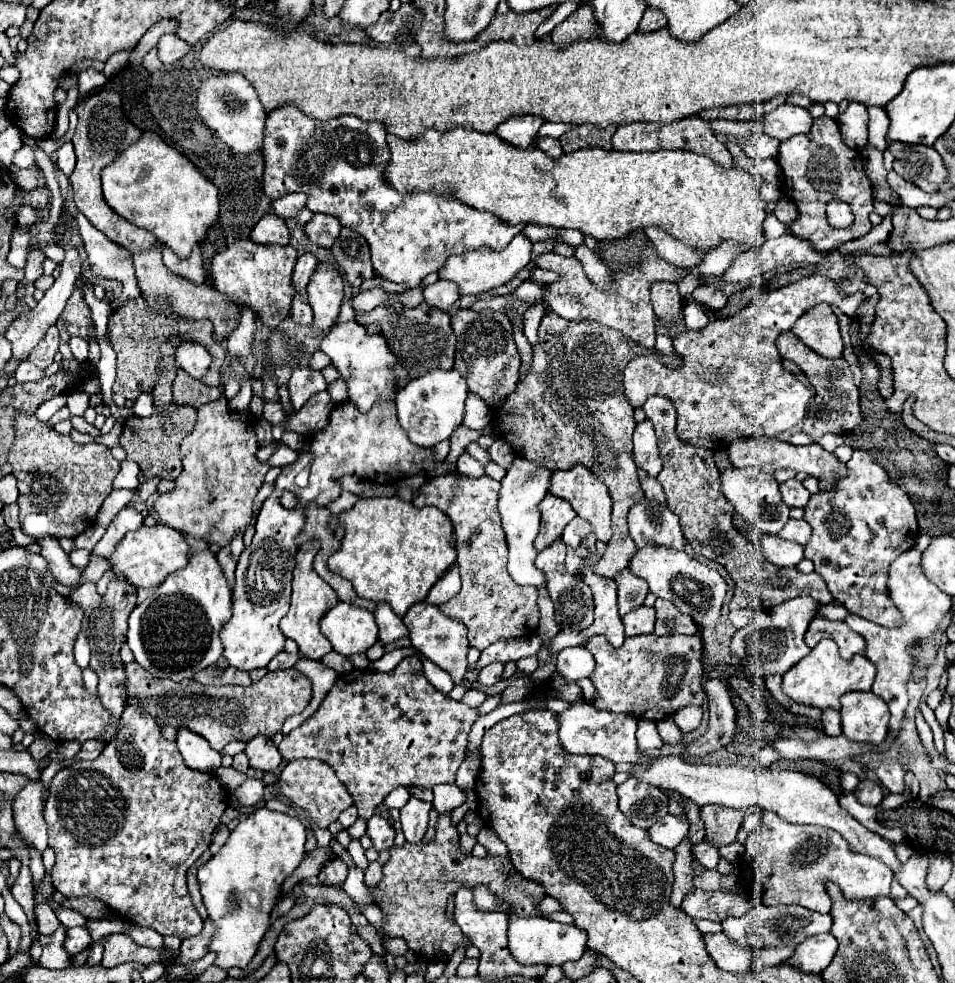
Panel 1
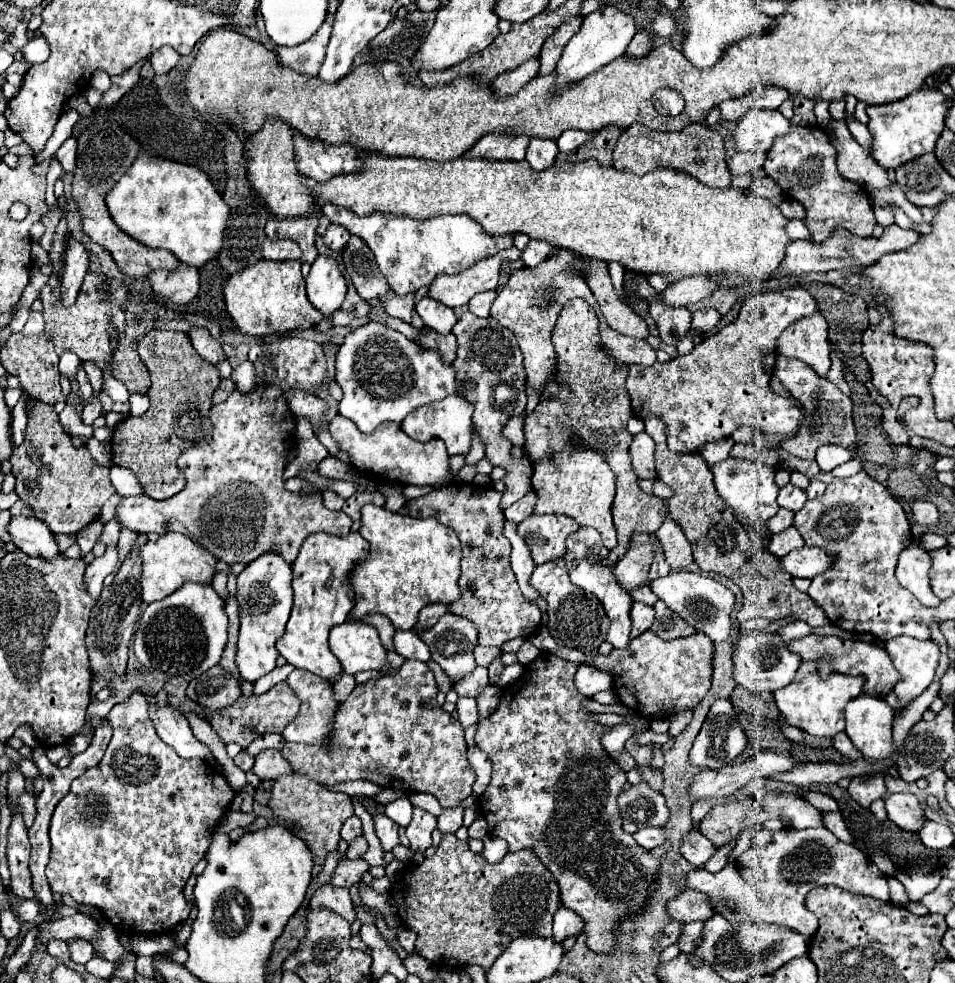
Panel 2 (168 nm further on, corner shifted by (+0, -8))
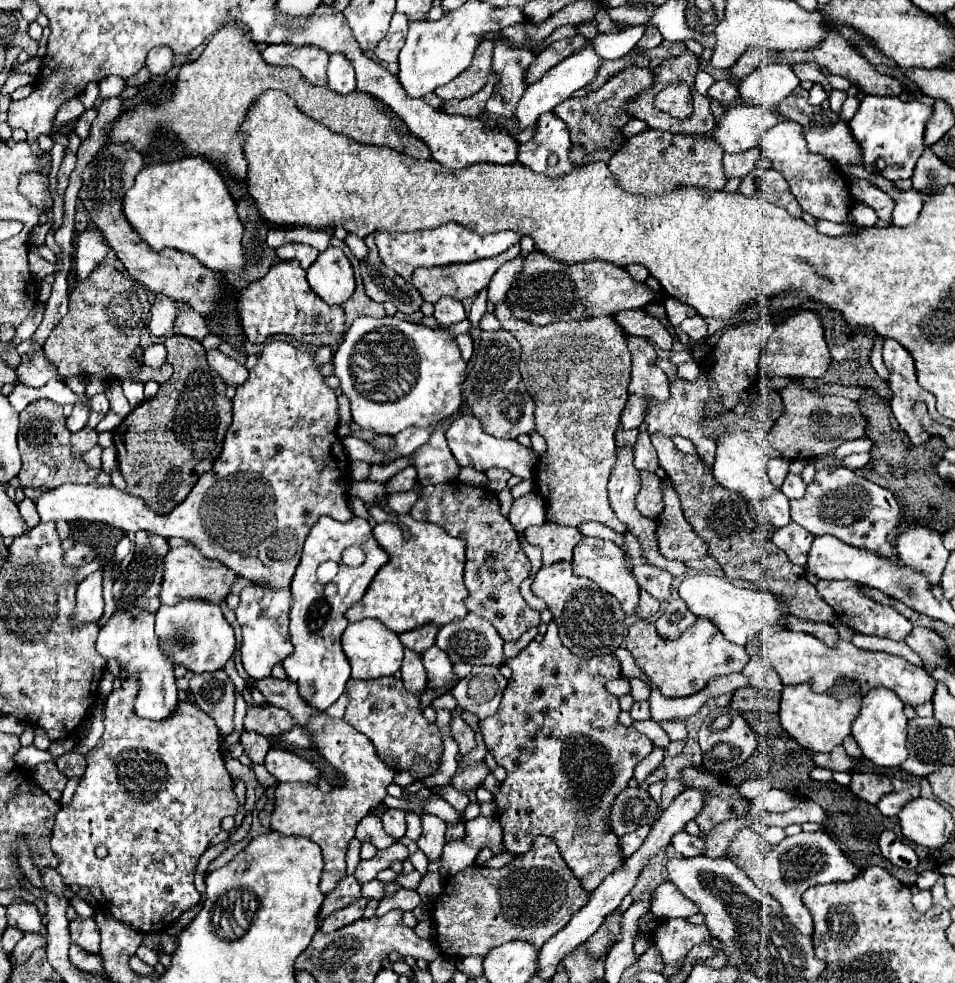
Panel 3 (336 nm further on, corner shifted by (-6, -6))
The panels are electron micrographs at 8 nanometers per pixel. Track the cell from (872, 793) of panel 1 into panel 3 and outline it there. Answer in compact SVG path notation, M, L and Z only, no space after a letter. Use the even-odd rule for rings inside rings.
M854 772L852 774L852 782L850 782L850 790L866 800L868 804L878 804L878 800L892 792L892 780L888 776L880 776L880 774L862 774L862 772Z

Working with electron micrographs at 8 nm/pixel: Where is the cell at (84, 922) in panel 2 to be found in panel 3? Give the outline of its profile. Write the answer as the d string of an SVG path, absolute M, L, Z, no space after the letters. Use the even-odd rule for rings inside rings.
M24 934L24 938L10 952L10 958L14 960L14 964L24 964L30 958L32 950L40 946L46 946L44 938L36 938L36 934Z

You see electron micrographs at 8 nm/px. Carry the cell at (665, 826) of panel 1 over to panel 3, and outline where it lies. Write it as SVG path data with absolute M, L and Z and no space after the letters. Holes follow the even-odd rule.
M640 826L640 830L636 830L636 832L632 832L632 834L624 834L624 836L620 838L620 850L622 850L624 858L632 856L634 850L638 850L638 848L642 846L644 838L648 836L648 832L650 832L650 826Z

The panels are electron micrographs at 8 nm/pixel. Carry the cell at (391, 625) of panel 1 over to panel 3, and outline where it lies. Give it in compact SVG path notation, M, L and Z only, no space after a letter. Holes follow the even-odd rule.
M432 646L422 654L422 662L428 674L428 688L438 694L450 692L458 678L454 674L454 664L450 662L448 654L438 646Z

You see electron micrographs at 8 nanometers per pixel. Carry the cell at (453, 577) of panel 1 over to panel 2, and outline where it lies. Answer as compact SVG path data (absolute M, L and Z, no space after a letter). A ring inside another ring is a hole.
M430 604L430 606L424 606L420 610L420 618L418 618L418 624L414 626L414 632L422 630L422 628L430 628L438 622L440 616L444 616L448 612L448 606L446 604Z

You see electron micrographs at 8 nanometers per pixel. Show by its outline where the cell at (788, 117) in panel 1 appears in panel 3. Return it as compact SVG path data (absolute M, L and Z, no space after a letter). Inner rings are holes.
M732 106L728 108L714 128L716 142L724 152L744 152L760 144L764 130L772 128L778 116L764 106Z

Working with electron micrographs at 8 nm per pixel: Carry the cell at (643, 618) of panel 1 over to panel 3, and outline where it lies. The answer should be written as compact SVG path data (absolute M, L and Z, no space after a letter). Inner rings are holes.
M640 590L640 602L638 602L638 608L636 608L636 616L646 620L650 616L654 616L660 608L660 602L656 602L646 590Z

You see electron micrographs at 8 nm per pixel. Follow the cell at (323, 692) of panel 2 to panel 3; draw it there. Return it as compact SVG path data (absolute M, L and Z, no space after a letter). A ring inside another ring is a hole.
M320 712L310 718L306 726L312 740L318 744L318 750L324 754L330 766L336 768L340 784L334 786L328 794L320 792L318 786L308 784L278 784L276 802L272 812L272 830L286 836L306 836L312 838L324 854L324 870L320 890L324 894L332 892L338 882L346 876L346 846L354 838L358 822L372 812L386 796L386 786L394 780L394 770L390 770L376 754L372 742L348 726L344 720L334 720L328 714Z

